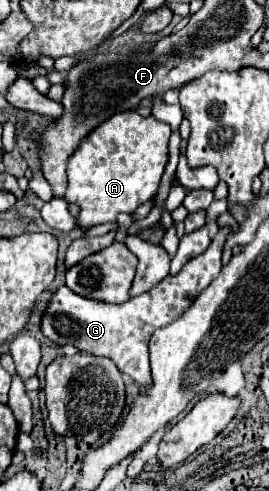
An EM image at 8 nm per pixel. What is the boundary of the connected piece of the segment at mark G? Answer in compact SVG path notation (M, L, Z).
M216 235L202 255L188 261L182 271L174 277L162 279L156 287L146 291L144 295L132 297L126 303L110 305L110 303L92 303L92 299L82 299L80 295L68 291L68 287L58 287L46 305L42 315L40 331L56 345L74 345L84 353L102 355L116 363L116 367L132 377L140 387L148 387L150 383L150 363L148 363L148 339L156 327L172 323L178 319L184 309L192 305L192 299L220 273L220 257L222 257L224 235Z

